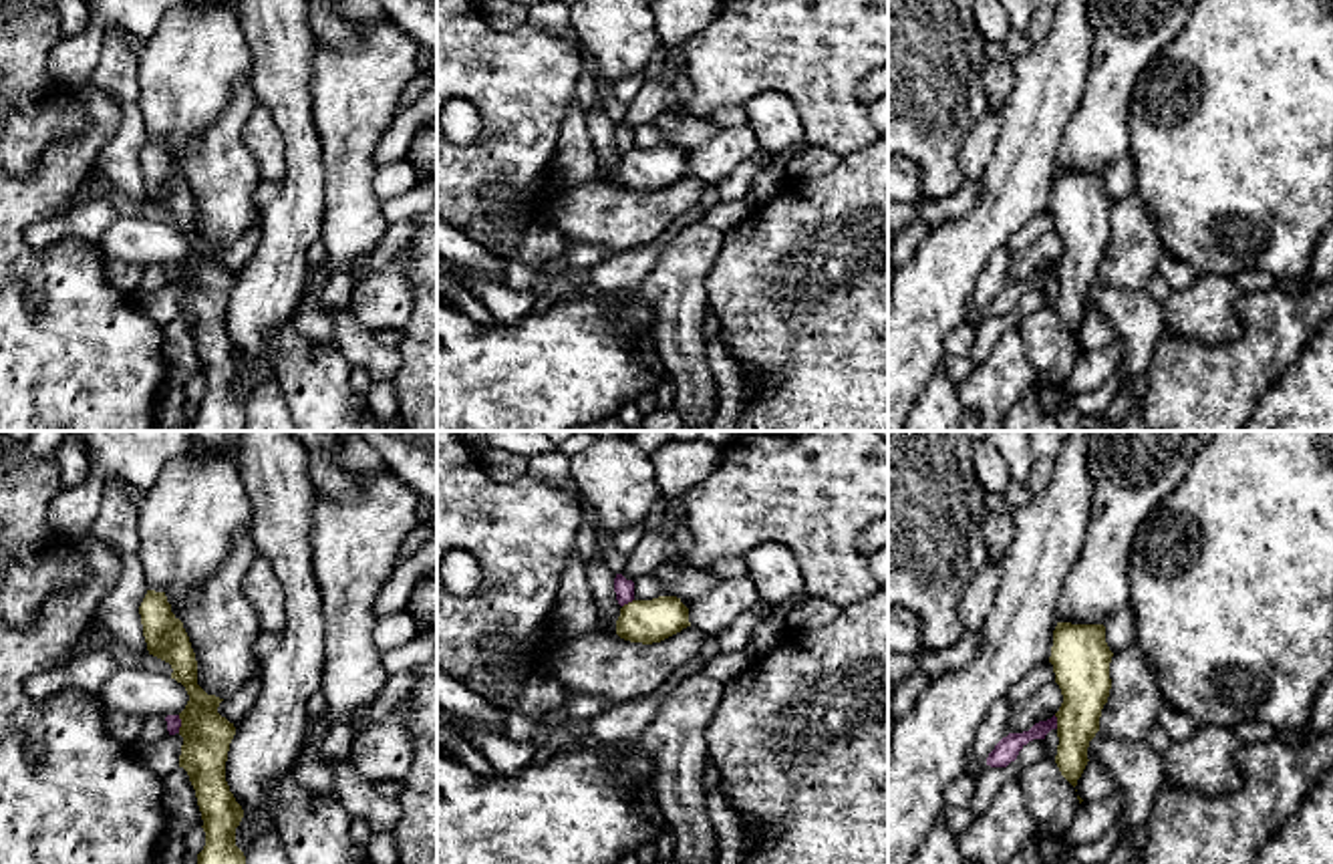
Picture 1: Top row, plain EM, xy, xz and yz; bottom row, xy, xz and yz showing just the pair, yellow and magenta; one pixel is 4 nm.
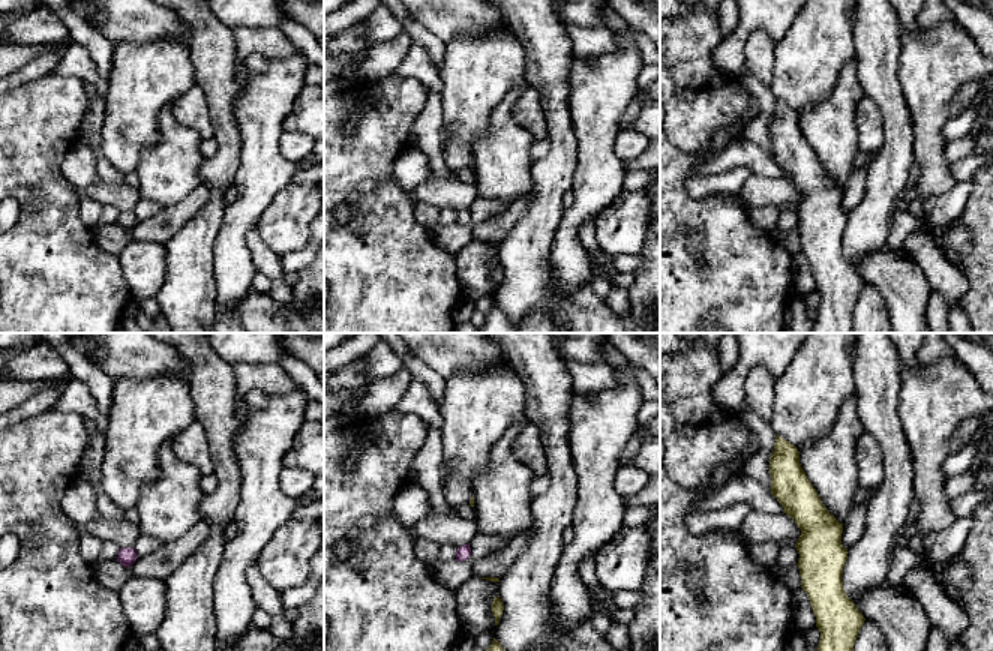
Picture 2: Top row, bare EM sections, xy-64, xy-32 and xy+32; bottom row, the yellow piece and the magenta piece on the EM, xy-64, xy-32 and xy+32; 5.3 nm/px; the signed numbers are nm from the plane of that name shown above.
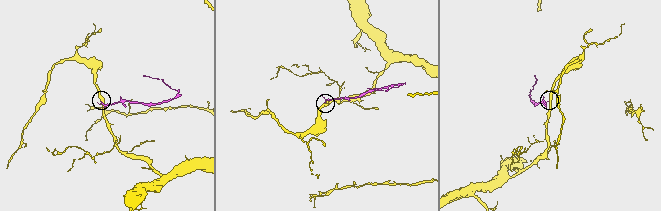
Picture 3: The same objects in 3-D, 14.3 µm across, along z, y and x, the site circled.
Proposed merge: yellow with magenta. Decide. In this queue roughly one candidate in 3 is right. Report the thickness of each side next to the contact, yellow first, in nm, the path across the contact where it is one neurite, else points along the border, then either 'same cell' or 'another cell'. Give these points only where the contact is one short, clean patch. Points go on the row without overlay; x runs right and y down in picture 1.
calibres 190 and 60 nm; border xy (178, 264), (180, 280); another cell

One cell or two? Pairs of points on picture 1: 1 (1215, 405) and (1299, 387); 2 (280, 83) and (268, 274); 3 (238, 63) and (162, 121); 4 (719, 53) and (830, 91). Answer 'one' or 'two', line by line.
1: two
2: one
3: one
4: one

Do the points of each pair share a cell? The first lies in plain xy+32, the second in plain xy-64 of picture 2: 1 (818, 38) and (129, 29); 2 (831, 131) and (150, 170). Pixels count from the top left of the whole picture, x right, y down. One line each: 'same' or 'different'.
1: different
2: same

